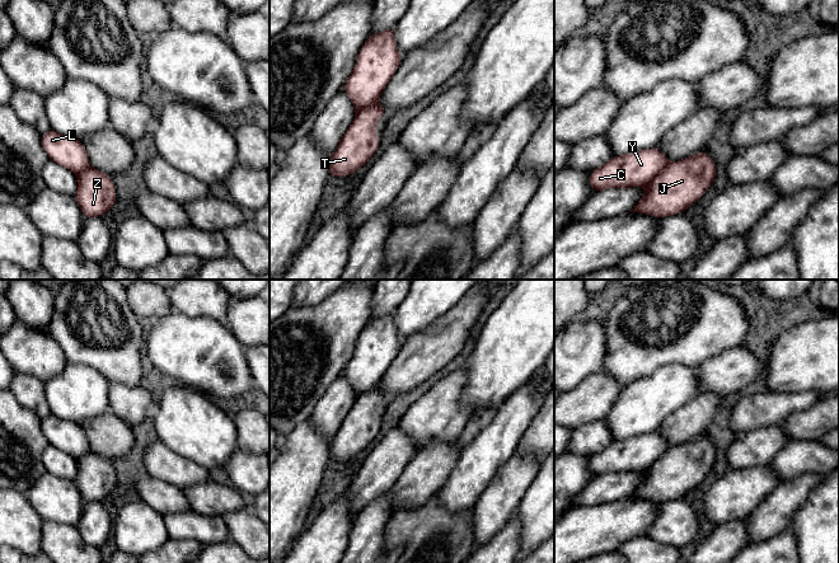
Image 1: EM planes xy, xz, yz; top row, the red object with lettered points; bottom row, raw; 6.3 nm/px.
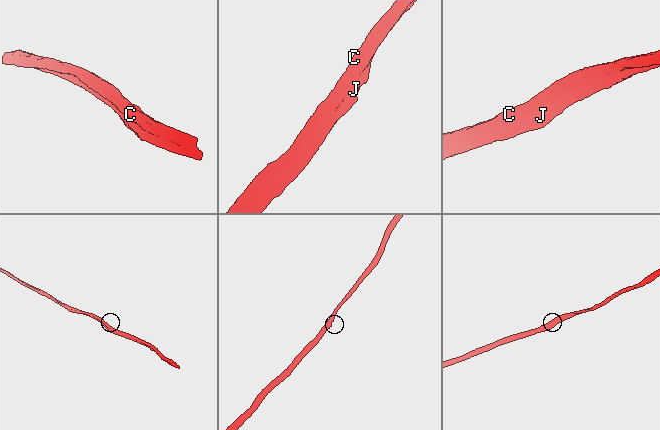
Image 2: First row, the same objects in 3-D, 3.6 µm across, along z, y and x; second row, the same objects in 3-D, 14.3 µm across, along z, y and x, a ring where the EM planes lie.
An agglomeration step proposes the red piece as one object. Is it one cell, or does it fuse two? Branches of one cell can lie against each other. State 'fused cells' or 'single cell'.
fused cells

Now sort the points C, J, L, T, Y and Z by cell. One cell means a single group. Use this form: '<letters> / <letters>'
C L Y / J T Z

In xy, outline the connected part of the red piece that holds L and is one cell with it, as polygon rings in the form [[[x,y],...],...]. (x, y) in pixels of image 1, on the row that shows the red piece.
[[[51,128],[41,135],[41,142],[51,161],[69,169],[74,174],[90,168],[90,161],[81,140],[64,136]]]

